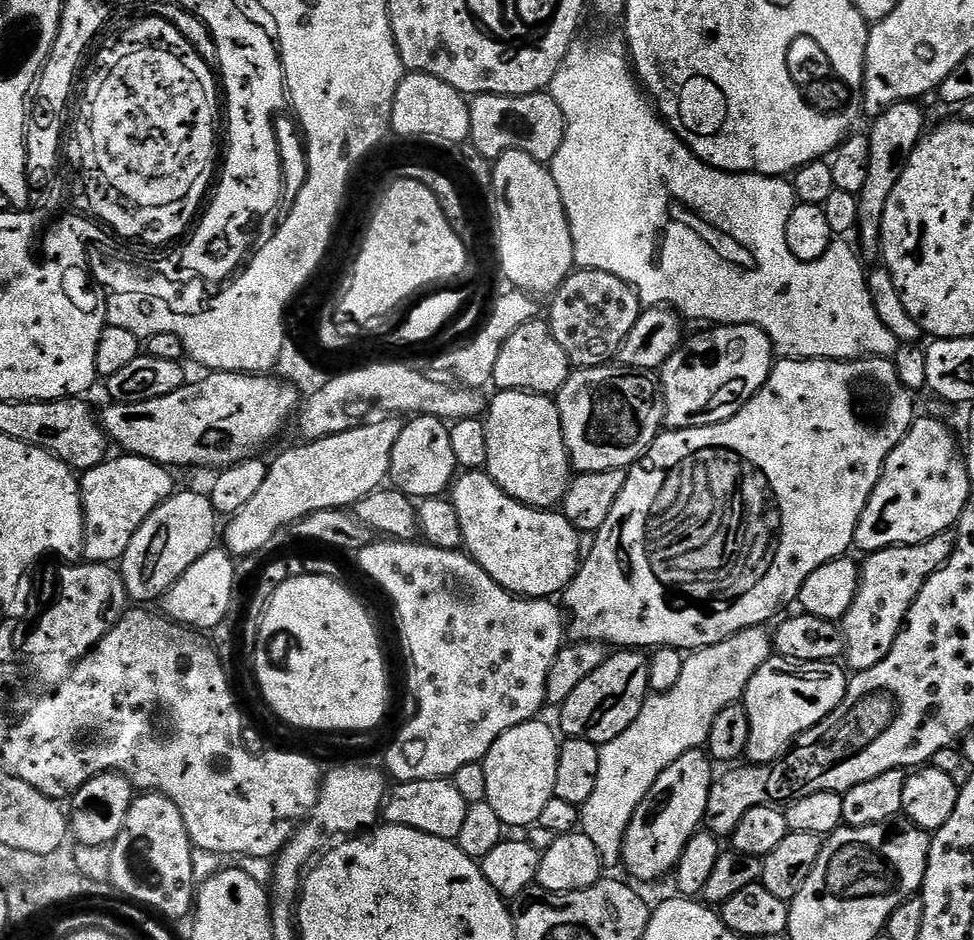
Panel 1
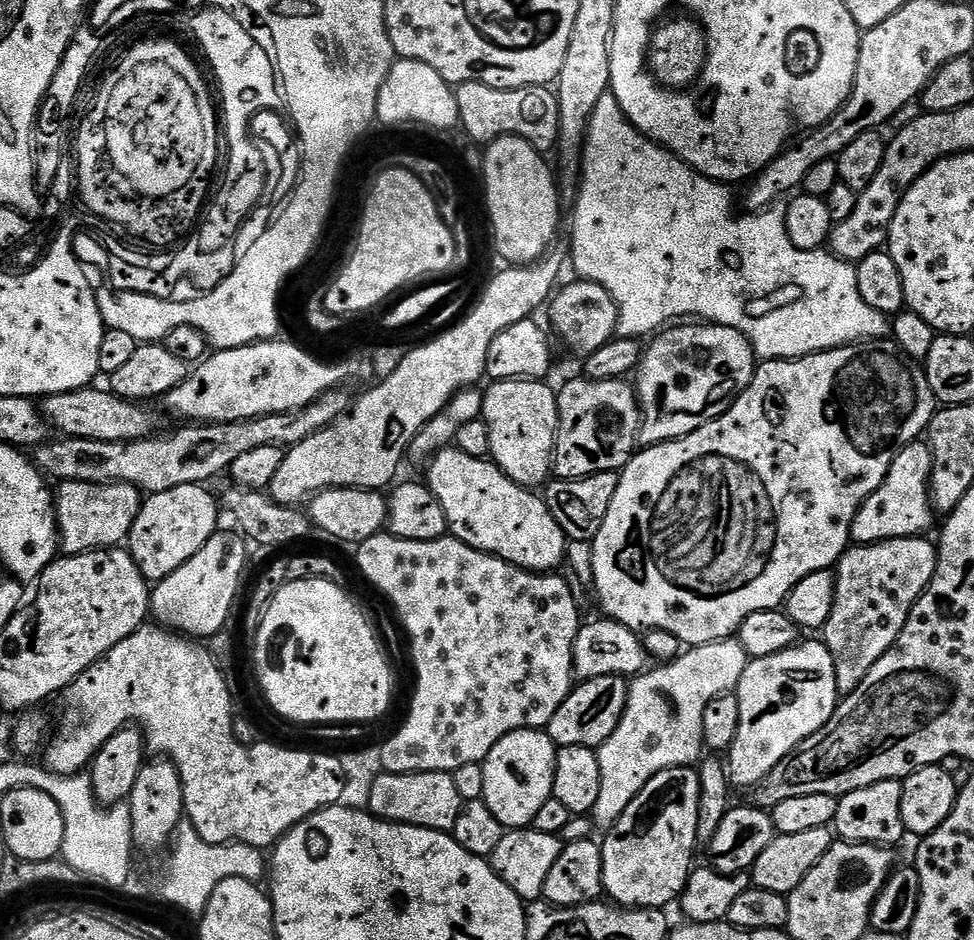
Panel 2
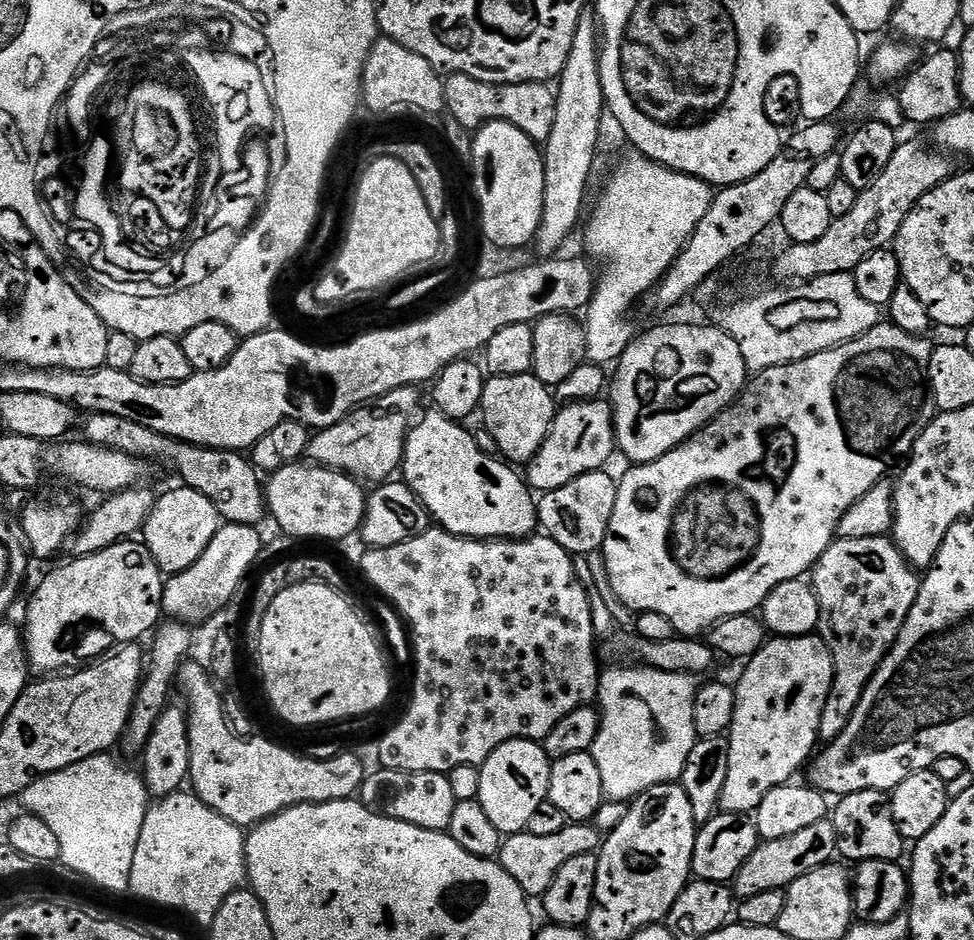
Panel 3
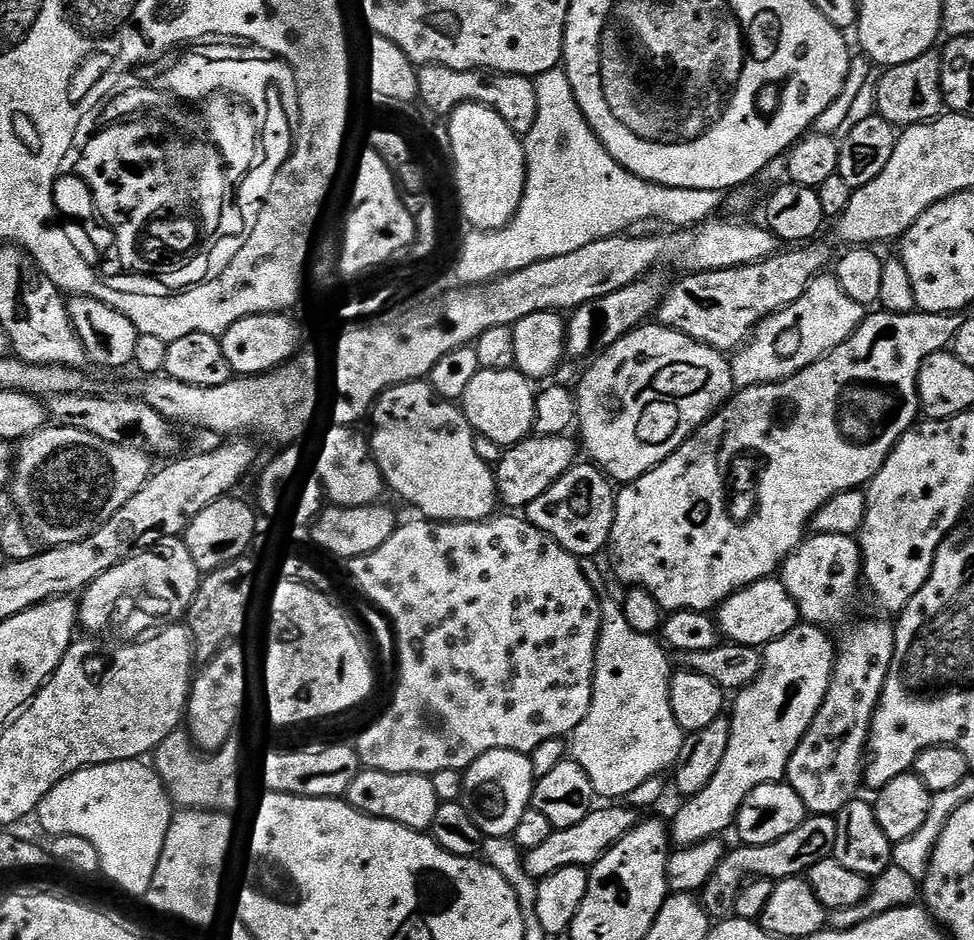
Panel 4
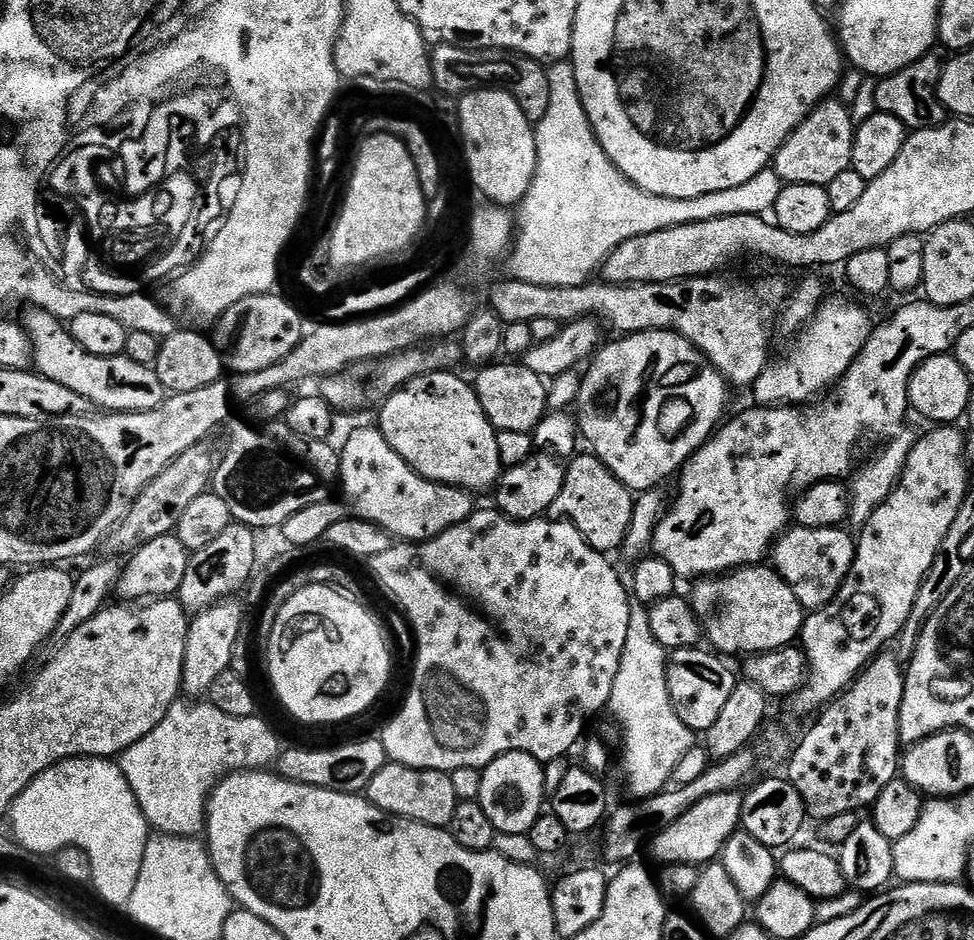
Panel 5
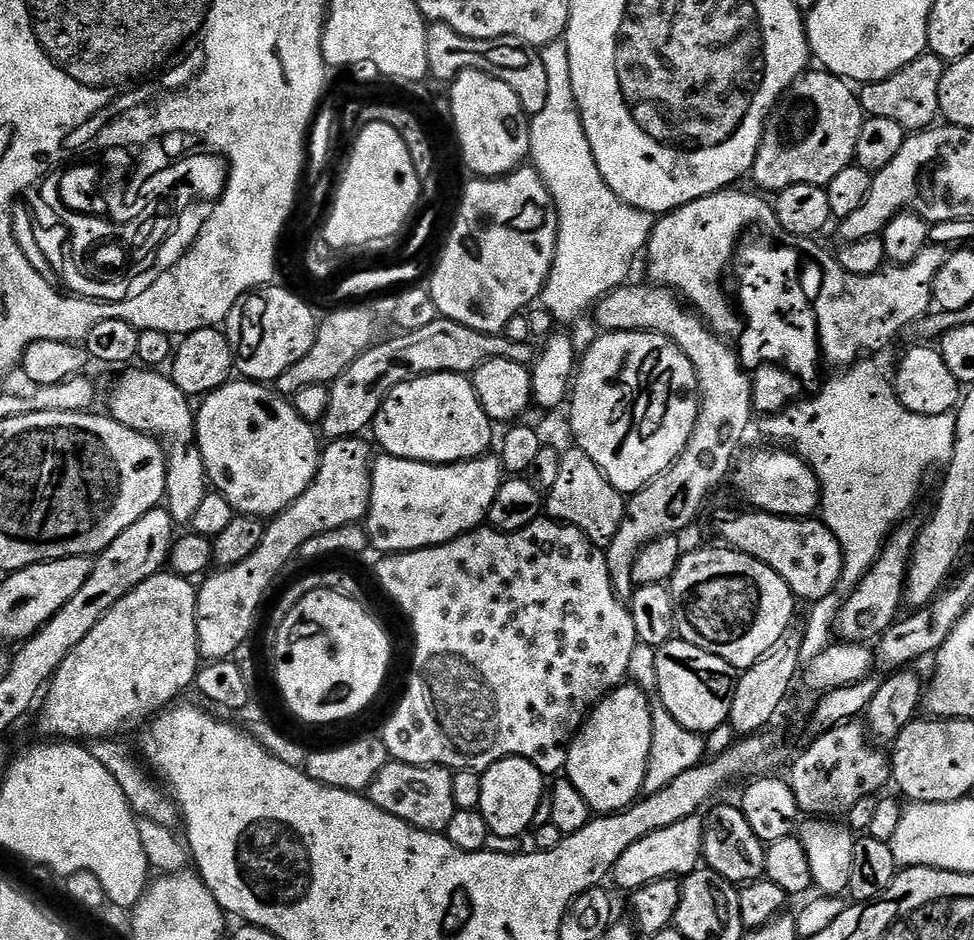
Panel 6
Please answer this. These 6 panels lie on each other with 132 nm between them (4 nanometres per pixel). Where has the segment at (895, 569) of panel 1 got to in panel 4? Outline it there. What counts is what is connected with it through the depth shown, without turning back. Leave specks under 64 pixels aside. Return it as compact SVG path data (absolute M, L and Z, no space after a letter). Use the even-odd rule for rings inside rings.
M842 534L809 535L784 561L782 583L796 599L800 615L809 624L840 624L848 616L856 591L862 588L862 551L853 537ZM891 623L889 624L860 624L848 637L844 640L844 645L841 643L838 648L838 655L836 658L836 667L832 670L832 681L826 690L826 698L822 702L822 706L818 710L818 714L814 718L814 722L806 730L806 734L802 738L802 742L796 748L794 754L788 763L788 770L786 773L787 783L792 785L792 788L802 798L805 806L807 806L809 813L814 816L836 816L843 813L848 805L853 800L861 795L860 784L865 783L864 769L866 767L866 757L868 755L868 736L872 733L872 719L876 714L876 708L880 705L880 695L884 690L884 683L886 682L890 670L892 669L892 659L894 658L894 650L896 649L896 629Z

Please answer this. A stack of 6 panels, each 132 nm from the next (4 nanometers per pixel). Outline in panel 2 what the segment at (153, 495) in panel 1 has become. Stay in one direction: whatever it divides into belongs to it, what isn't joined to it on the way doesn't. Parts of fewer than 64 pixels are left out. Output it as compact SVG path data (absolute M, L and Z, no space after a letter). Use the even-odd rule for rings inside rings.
M66 480L54 488L56 531L60 533L59 551L64 556L81 556L83 552L98 552L123 545L140 513L142 493L132 484L95 484L81 480Z

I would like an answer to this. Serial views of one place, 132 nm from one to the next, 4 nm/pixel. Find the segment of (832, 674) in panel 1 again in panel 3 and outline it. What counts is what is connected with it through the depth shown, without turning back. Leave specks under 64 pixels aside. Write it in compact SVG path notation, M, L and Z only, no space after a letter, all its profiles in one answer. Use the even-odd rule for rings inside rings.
M819 635L782 636L769 639L744 666L740 681L734 684L734 718L726 733L730 770L726 770L719 811L752 814L770 790L789 783L795 777L792 775L809 763L820 740L820 719L832 685L832 655Z

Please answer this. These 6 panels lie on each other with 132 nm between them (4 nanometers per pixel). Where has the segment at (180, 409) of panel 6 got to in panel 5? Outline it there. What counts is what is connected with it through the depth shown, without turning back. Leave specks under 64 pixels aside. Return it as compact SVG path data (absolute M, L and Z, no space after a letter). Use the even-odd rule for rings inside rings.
M29 307L22 319L22 327L28 333L32 343L32 362L35 371L41 376L50 378L54 382L62 382L62 386L74 390L74 394L82 394L82 398L91 400L97 409L108 414L118 412L145 412L156 408L166 398L162 382L158 382L155 367L147 368L139 362L134 362L123 354L118 356L95 356L86 351L72 336L71 331L60 321L57 316L43 312L41 308Z

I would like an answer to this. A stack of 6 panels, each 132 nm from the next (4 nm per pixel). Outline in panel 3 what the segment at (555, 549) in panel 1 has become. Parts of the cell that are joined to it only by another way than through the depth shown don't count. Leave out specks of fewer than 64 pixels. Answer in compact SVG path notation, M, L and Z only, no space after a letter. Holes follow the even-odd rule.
M431 410L420 421L417 419L415 423L409 427L408 441L404 447L404 463L402 465L402 480L407 484L408 489L412 491L415 496L420 499L422 506L429 514L429 517L444 531L454 534L455 536L467 536L469 540L523 540L535 533L538 528L538 504L534 499L534 493L531 488L528 487L525 477L520 476L513 465L505 462L503 459L496 456L487 456L478 448L478 444L475 442L475 438L471 431L464 429L463 423L457 422L450 416L445 416L443 412L439 410Z

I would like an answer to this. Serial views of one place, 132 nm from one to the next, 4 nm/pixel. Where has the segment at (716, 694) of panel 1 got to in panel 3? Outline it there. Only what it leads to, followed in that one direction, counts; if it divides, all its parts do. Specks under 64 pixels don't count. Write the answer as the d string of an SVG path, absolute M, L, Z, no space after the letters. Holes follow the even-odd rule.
M605 667L600 674L600 729L590 751L602 774L605 797L609 801L625 799L624 801L631 802L654 786L679 781L686 766L686 758L690 758L690 750L694 750L698 739L694 726L694 698L698 684L693 677L686 674L664 673L651 667L608 667L610 668Z

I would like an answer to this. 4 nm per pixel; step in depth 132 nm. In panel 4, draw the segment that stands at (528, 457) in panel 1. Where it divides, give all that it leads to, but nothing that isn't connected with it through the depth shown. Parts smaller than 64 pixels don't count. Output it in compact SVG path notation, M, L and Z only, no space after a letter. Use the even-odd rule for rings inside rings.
M488 368L482 370L476 376L474 391L476 391L476 412L480 415L479 427L489 432L498 443L503 446L515 446L529 439L537 427L536 401L538 399L538 388L535 388L533 377L523 371L511 368Z

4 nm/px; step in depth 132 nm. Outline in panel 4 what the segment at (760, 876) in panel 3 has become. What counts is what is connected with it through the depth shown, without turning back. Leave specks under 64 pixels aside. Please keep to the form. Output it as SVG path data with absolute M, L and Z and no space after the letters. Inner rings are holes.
M809 815L802 826L798 826L798 830L786 834L786 838L778 838L778 842L766 842L766 846L736 846L733 852L731 849L702 890L702 903L714 918L731 917L735 913L741 890L753 878L779 882L789 880L792 876L803 877L818 862L833 859L841 844L842 828L836 816Z

